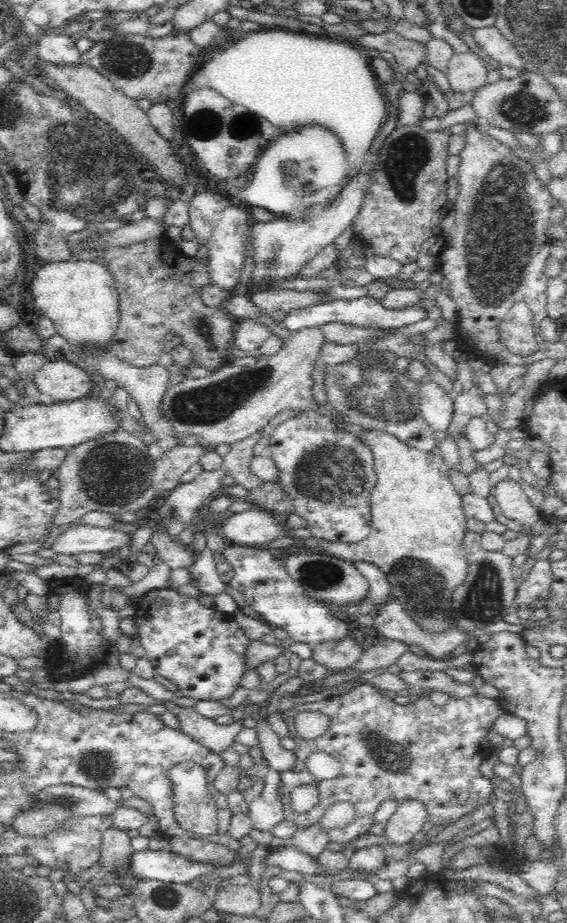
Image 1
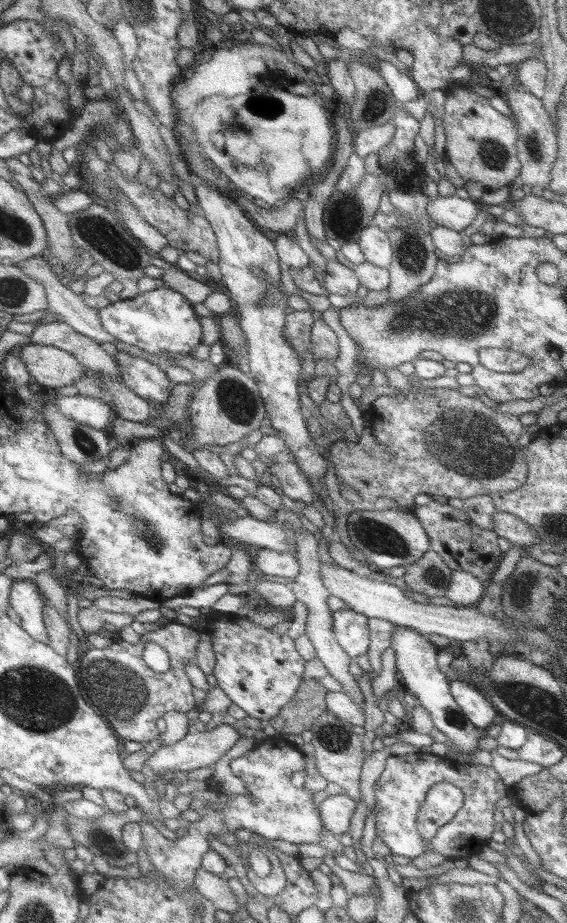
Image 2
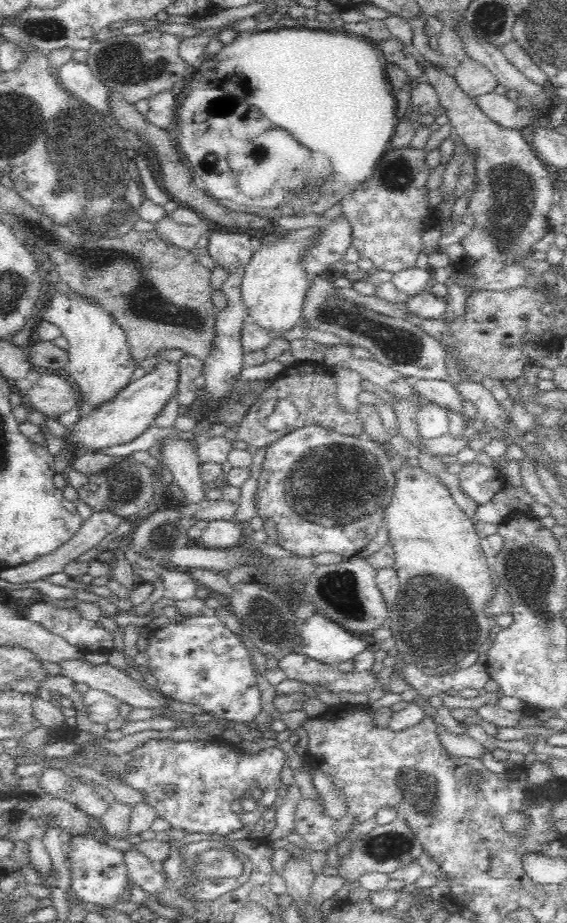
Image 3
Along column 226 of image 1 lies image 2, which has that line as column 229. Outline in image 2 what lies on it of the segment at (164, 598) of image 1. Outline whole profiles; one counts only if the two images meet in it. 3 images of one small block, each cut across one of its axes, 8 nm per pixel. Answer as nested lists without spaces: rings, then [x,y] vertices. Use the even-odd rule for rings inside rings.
[[[219,613],[210,623],[206,631],[211,634],[217,667],[213,672],[218,686],[229,697],[232,703],[237,704],[247,714],[257,720],[271,720],[279,711],[286,707],[304,682],[306,673],[306,660],[299,653],[296,641],[288,634],[279,636],[273,634],[270,629],[259,628],[241,616],[234,613]]]

